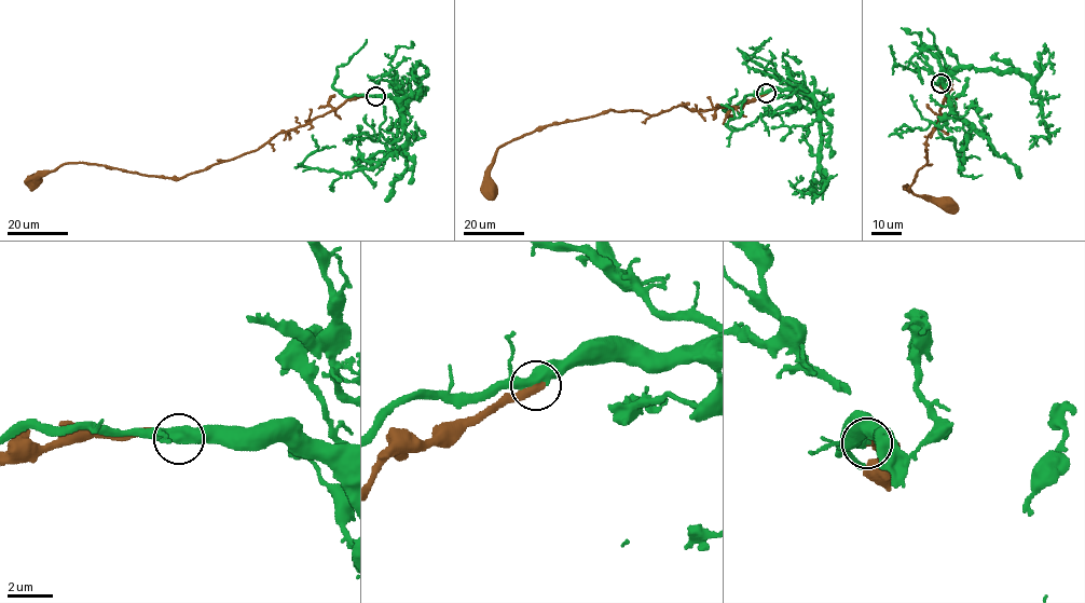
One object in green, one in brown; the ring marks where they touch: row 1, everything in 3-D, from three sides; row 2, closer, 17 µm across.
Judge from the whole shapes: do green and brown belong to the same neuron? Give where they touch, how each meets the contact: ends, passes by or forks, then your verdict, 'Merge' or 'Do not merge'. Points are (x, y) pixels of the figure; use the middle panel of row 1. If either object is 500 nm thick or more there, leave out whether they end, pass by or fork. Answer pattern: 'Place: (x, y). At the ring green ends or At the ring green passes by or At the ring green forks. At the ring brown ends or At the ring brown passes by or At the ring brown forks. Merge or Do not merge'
Place: (766, 93). At the ring green forks. At the ring brown ends. Merge

